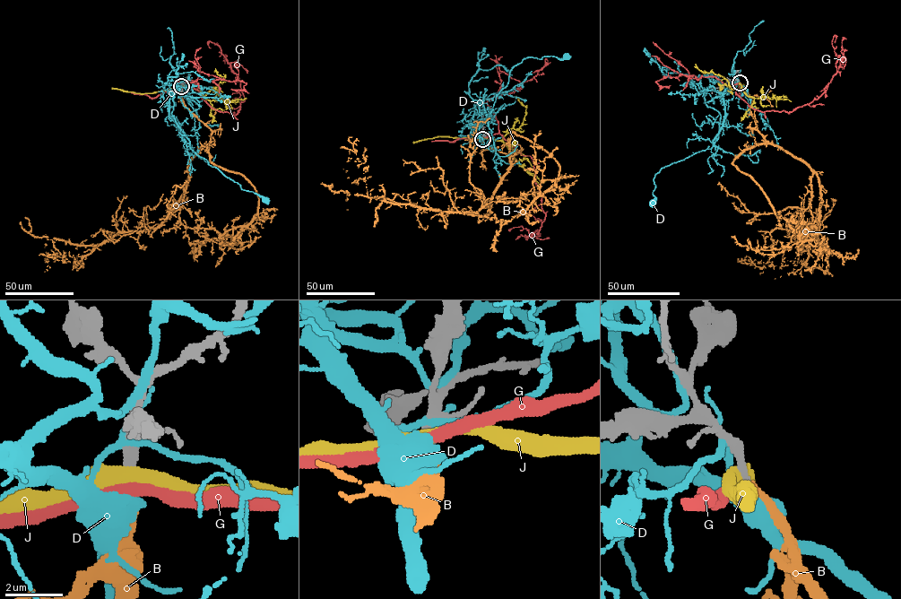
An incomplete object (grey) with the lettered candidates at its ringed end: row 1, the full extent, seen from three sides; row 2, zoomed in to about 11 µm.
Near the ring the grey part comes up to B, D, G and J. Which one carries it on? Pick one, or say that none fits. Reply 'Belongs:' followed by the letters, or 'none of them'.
Belongs: B

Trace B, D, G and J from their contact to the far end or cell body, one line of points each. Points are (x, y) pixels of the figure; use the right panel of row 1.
B: (740, 82), (758, 132), (801, 160), (819, 187), (818, 227), (804, 262), (761, 263), (761, 273), (781, 275)
D: (740, 82), (732, 82), (723, 93), (723, 125), (713, 146), (662, 169), (654, 178), (652, 203)
G: (740, 82), (735, 92), (763, 112), (809, 104), (838, 71), (835, 42)
J: (739, 82), (748, 96), (777, 99), (785, 96), (783, 95)

